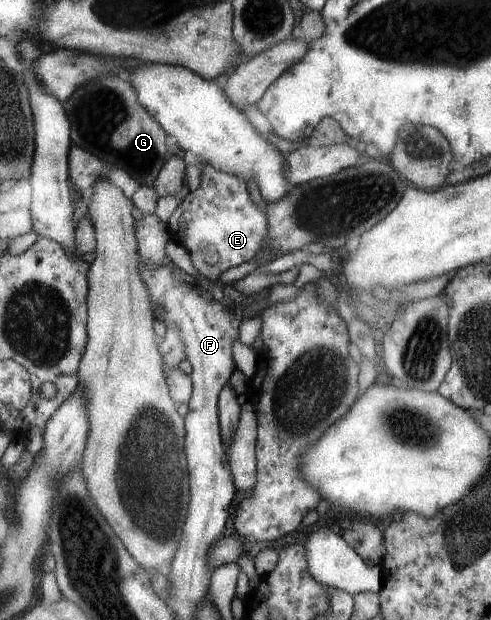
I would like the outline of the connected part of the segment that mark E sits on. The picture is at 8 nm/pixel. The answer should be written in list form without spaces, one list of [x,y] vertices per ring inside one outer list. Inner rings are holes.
[[[202,163],[199,183],[197,190],[183,199],[168,223],[173,241],[187,251],[193,266],[206,279],[216,282],[228,270],[256,257],[270,232],[270,224],[264,210],[252,202],[246,180],[236,174]],[[212,254],[217,254],[214,264],[208,262]]]

